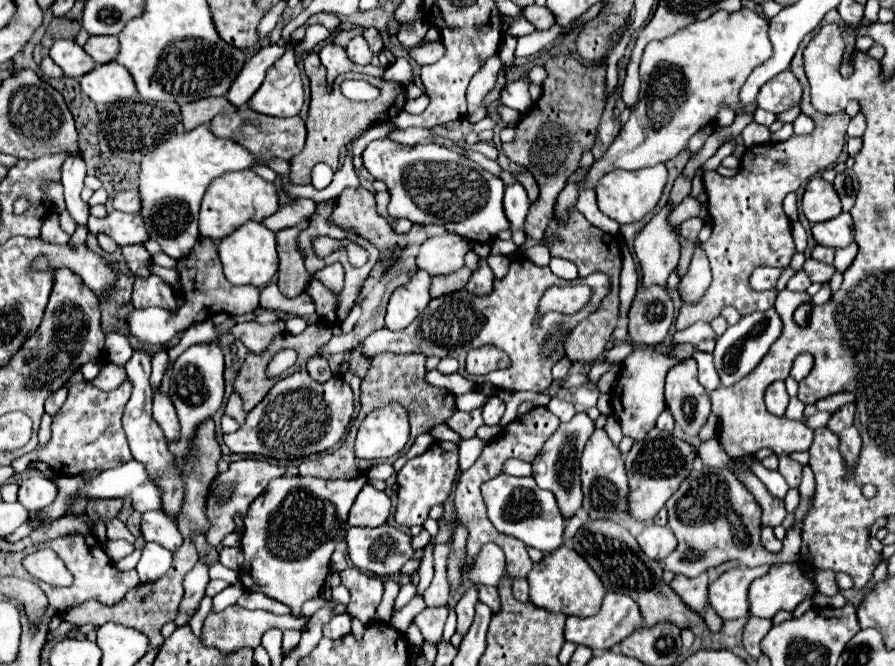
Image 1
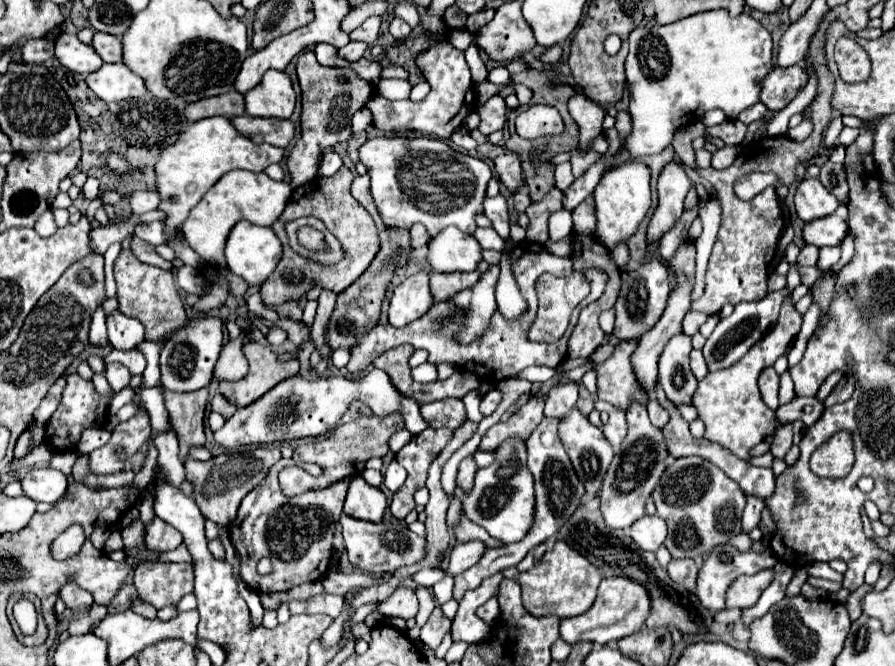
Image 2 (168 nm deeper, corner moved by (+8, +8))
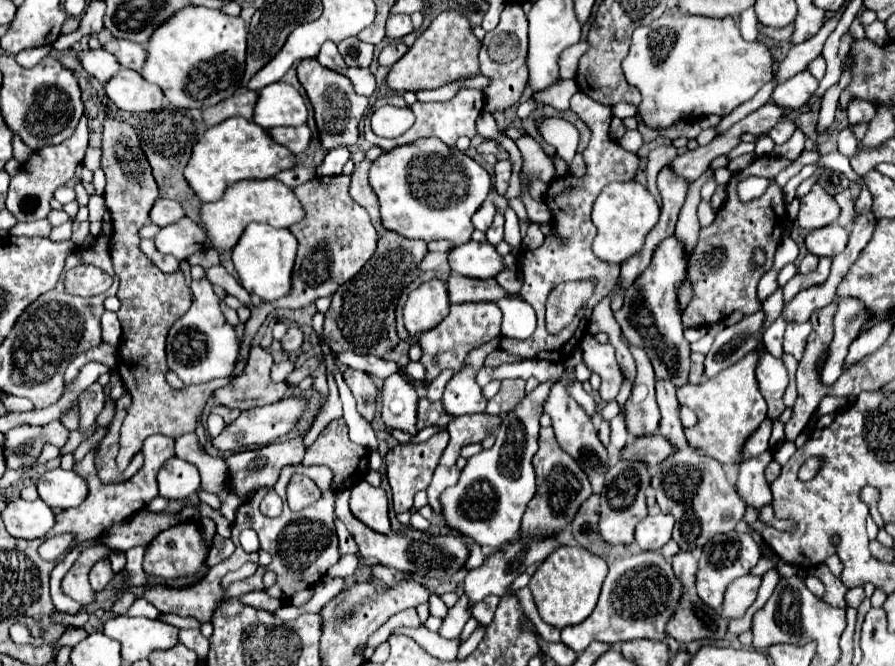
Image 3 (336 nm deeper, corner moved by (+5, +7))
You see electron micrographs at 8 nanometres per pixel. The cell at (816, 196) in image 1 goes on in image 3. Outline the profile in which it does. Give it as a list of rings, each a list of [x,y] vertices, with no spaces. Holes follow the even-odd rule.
[[[814,185],[808,195],[800,199],[800,213],[798,213],[798,225],[802,229],[820,229],[830,223],[834,223],[840,215],[840,207],[826,191],[822,191],[820,185]]]

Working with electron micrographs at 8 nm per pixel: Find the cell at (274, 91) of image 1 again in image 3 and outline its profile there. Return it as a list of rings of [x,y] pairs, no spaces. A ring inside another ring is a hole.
[[[278,81],[260,91],[254,121],[264,129],[288,125],[298,127],[308,121],[308,109],[302,95],[292,85]]]

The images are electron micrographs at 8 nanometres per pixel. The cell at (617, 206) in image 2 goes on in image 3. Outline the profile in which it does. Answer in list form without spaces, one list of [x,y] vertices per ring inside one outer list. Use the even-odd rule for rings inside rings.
[[[636,181],[628,183],[610,183],[598,199],[594,201],[594,211],[592,211],[592,221],[598,227],[598,235],[594,239],[594,255],[604,261],[604,263],[616,263],[620,265],[622,261],[634,257],[636,253],[642,251],[644,239],[650,233],[650,229],[658,223],[660,217],[660,207],[654,201],[654,197],[646,191]]]

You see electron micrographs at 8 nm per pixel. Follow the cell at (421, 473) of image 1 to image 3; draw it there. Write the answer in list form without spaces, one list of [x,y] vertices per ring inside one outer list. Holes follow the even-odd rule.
[[[440,431],[422,443],[398,443],[386,453],[386,457],[384,457],[386,477],[388,477],[388,483],[392,487],[392,499],[394,499],[394,511],[396,513],[410,511],[414,495],[430,485],[434,469],[442,457],[446,445],[448,445],[448,433]]]

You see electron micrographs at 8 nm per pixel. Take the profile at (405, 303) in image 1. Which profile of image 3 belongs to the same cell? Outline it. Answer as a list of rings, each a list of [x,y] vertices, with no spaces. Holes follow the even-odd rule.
[[[432,279],[410,293],[404,305],[404,325],[410,335],[434,329],[450,313],[446,283]]]

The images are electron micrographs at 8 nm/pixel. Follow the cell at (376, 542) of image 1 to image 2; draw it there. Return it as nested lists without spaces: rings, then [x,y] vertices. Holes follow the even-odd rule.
[[[343,514],[341,526],[343,526],[343,540],[345,540],[349,562],[367,574],[385,574],[389,570],[397,570],[401,566],[415,564],[423,558],[425,538],[417,536],[401,522],[389,522],[389,524],[377,522],[375,524],[375,522],[357,520],[357,518]]]

